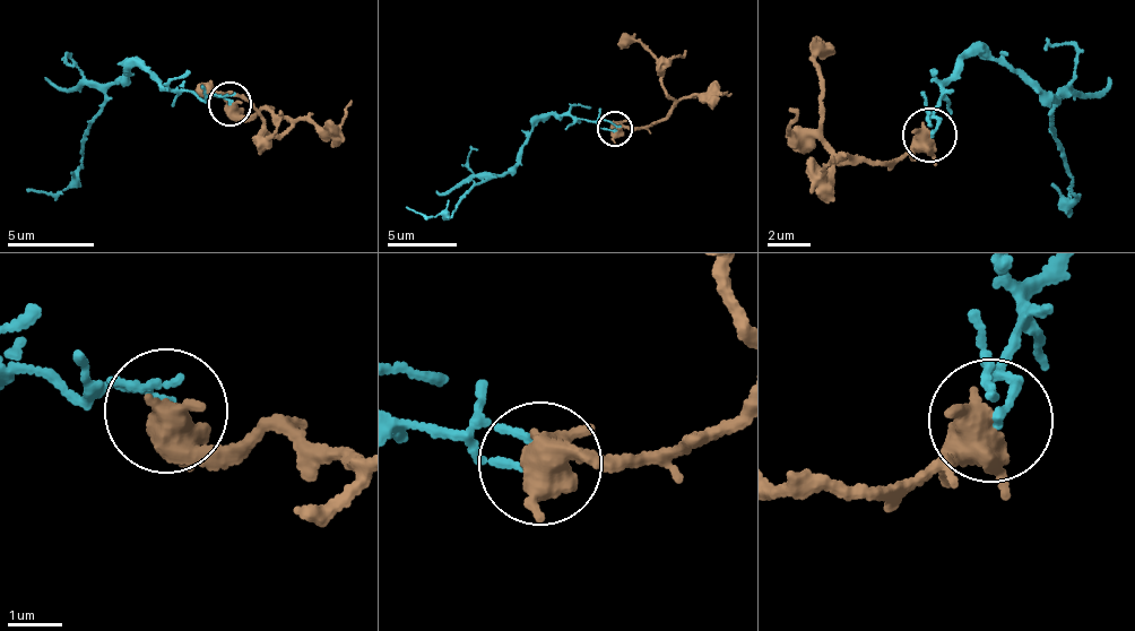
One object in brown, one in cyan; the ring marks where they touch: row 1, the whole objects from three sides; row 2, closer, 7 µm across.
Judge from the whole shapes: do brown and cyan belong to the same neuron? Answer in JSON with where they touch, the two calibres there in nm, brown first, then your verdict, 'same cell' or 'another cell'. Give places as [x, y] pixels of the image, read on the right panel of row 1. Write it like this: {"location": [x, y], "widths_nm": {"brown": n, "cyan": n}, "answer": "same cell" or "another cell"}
{"location": [929, 135], "widths_nm": {"brown": 550, "cyan": 150}, "answer": "another cell"}

